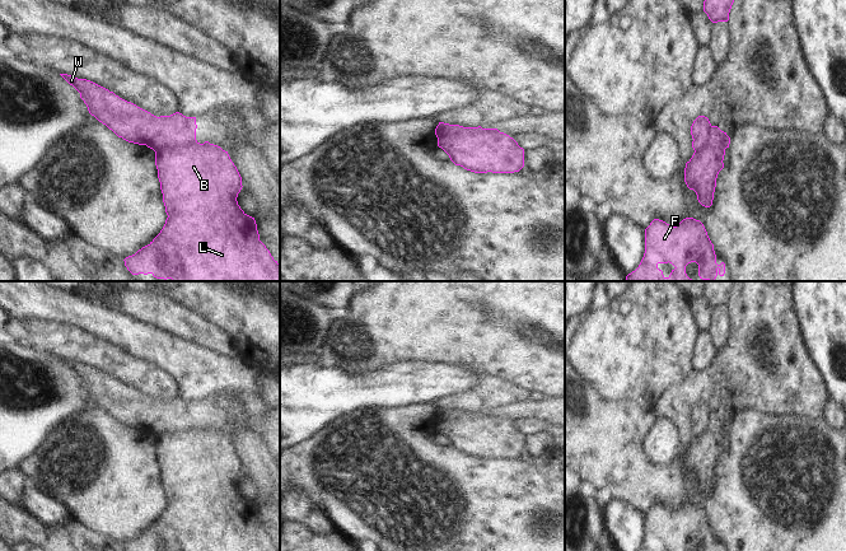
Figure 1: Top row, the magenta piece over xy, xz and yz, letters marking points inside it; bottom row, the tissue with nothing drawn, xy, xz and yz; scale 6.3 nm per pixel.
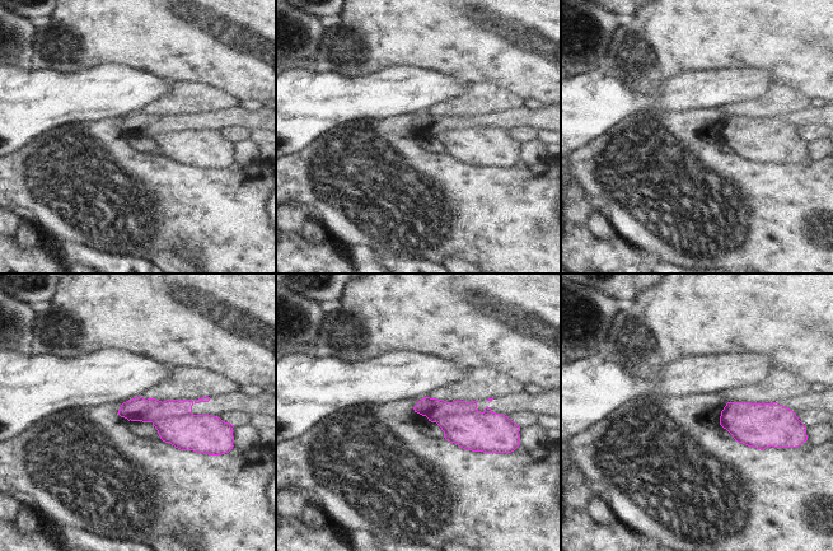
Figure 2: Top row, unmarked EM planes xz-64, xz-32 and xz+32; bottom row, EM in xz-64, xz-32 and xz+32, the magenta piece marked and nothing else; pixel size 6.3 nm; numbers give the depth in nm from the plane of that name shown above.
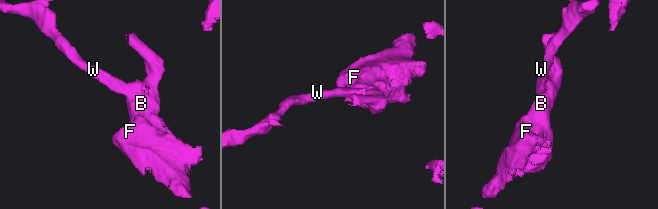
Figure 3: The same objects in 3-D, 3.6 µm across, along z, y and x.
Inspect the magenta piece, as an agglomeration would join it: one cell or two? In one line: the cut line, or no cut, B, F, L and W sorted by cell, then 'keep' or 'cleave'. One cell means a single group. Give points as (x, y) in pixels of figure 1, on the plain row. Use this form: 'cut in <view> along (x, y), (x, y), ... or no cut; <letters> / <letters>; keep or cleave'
cut in xy along (199, 428), (163, 432), (155, 438); B F L / W; cleave

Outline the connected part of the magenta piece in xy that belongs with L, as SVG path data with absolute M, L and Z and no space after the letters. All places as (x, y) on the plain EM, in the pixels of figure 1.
M214 429L169 431L155 438L155 450L168 503L148 531L123 545L125 551L280 551L260 526L254 503L238 490L242 462L228 436Z

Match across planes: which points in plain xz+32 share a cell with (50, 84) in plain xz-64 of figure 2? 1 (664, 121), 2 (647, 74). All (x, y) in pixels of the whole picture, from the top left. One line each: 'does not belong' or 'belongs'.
1: does not belong
2: does not belong

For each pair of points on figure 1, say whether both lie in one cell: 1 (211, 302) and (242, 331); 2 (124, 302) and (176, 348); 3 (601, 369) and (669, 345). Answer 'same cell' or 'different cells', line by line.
1: same cell
2: different cells
3: same cell

